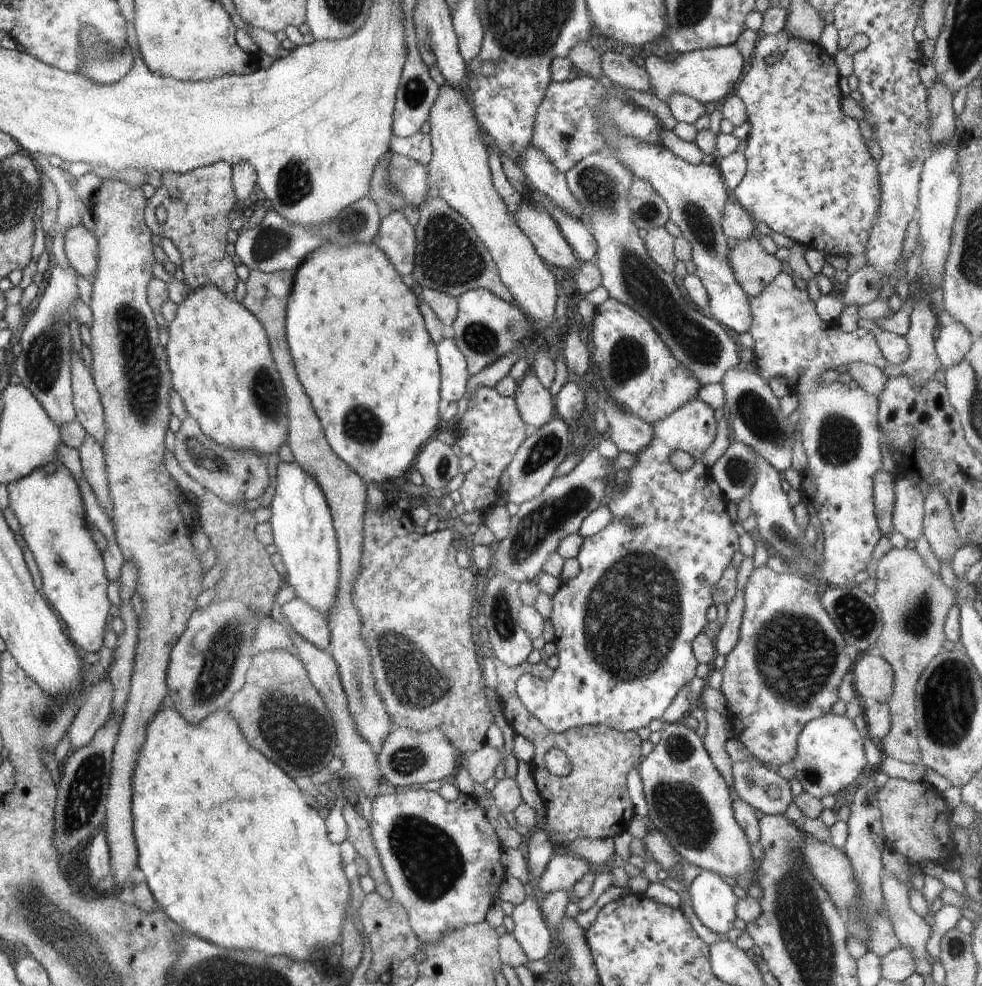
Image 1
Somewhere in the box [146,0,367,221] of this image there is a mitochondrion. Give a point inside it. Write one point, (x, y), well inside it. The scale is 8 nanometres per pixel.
(293, 182)

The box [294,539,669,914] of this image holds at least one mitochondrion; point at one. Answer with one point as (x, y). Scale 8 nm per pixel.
(430, 860)

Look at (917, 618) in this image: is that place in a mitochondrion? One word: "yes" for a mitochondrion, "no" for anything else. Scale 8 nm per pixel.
yes

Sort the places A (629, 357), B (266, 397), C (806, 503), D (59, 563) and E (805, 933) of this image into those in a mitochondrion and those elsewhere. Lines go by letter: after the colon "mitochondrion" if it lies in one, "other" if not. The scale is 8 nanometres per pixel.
A: mitochondrion
B: mitochondrion
C: other
D: mitochondrion
E: mitochondrion

